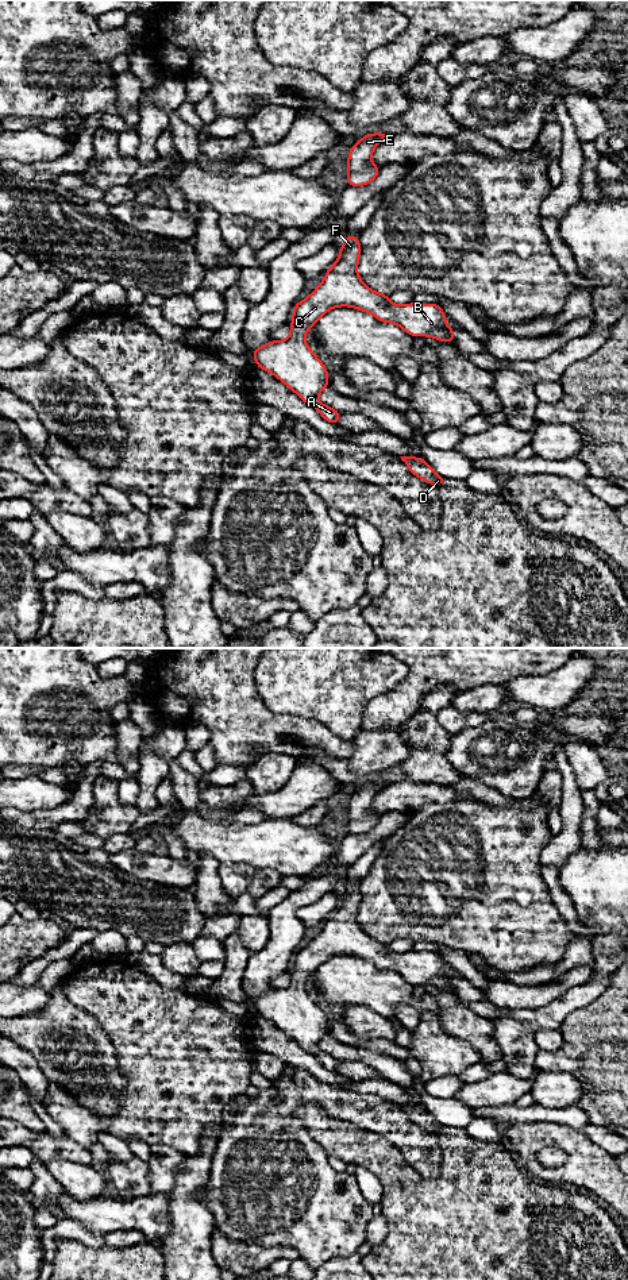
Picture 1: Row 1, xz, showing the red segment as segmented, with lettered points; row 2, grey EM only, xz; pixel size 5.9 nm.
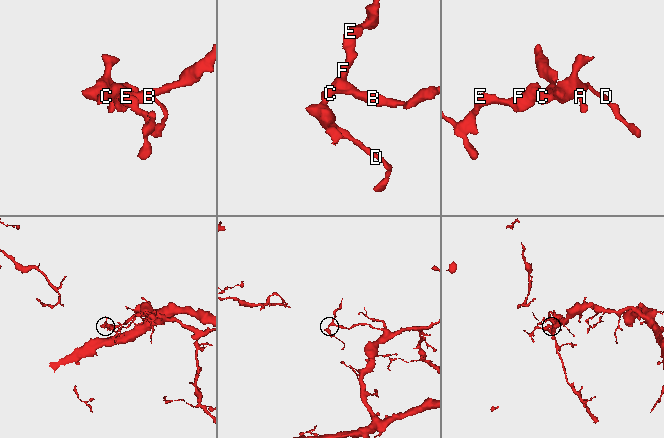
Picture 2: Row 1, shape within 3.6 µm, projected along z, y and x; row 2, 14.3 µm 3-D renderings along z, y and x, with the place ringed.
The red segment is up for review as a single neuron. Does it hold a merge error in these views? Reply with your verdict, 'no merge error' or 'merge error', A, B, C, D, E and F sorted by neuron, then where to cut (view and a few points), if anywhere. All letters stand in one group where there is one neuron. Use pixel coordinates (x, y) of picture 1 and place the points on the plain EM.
no merge error; A B C D E F; no cut

